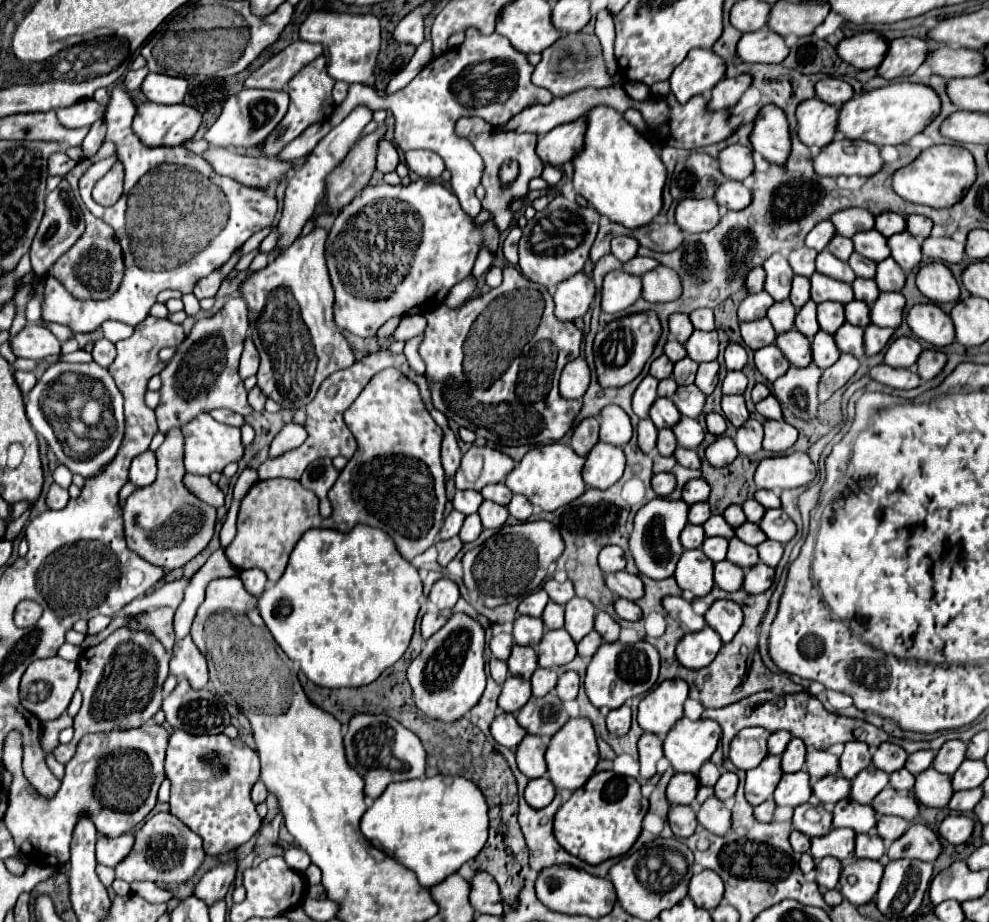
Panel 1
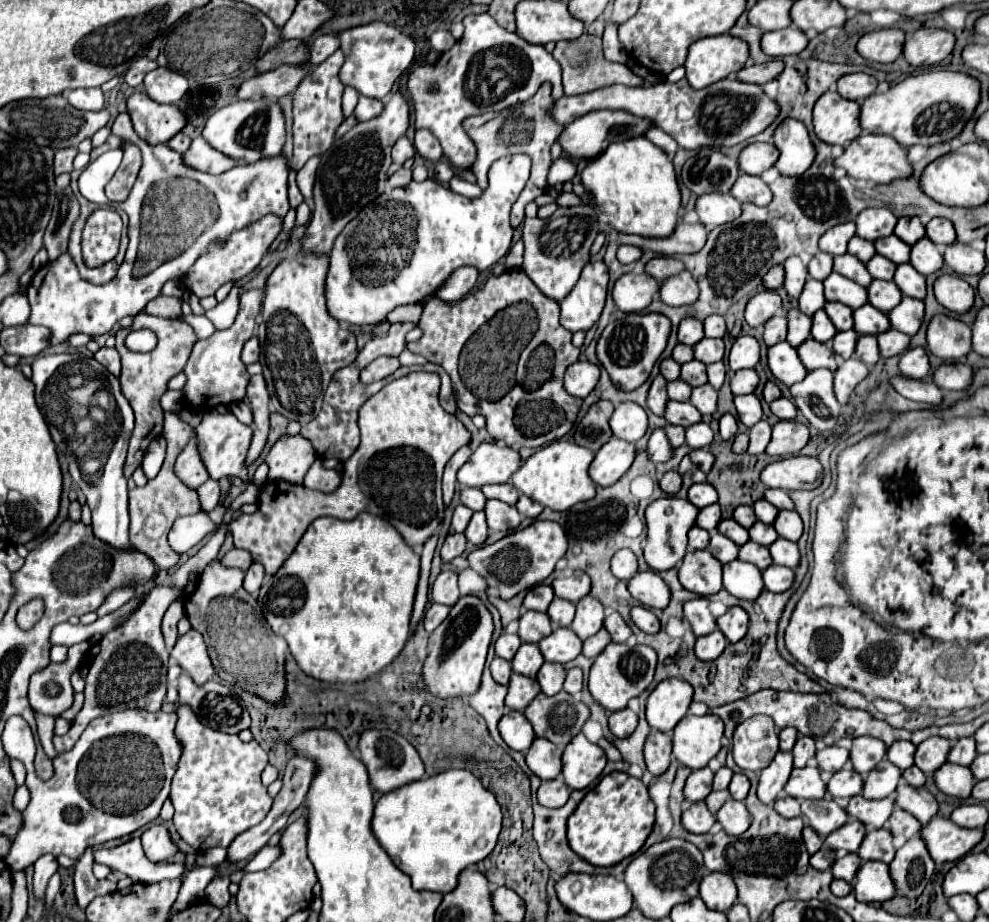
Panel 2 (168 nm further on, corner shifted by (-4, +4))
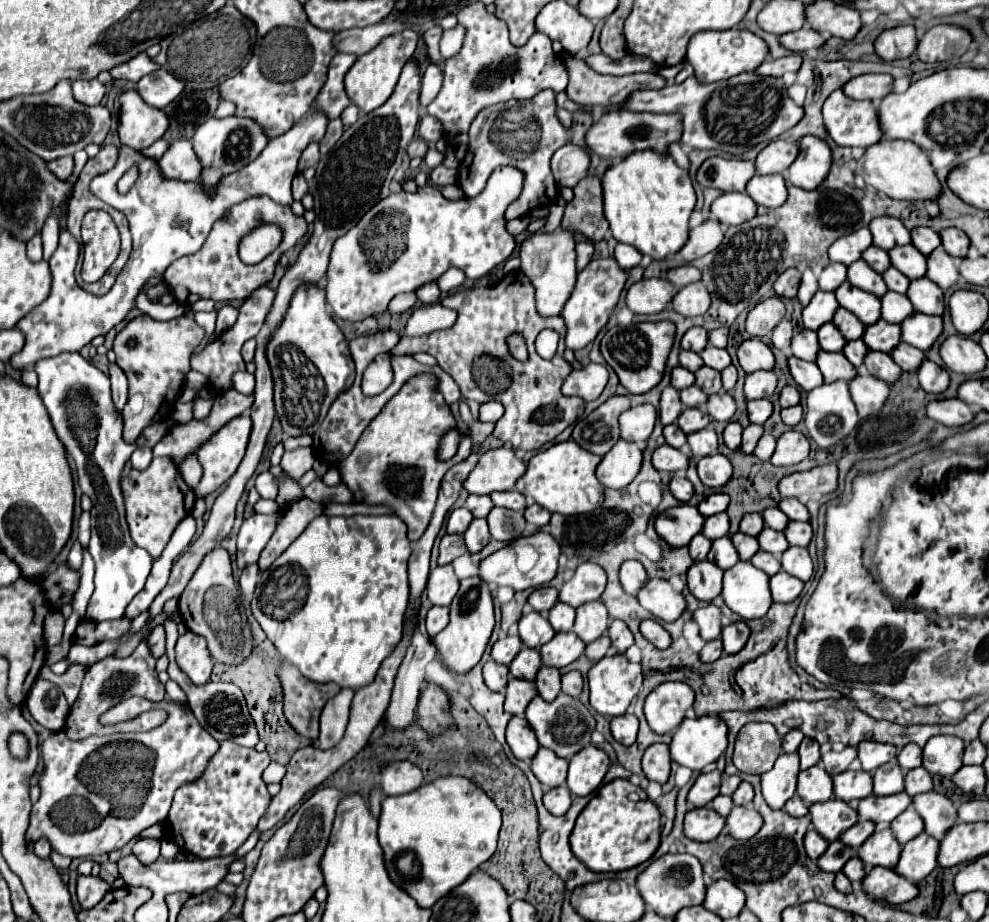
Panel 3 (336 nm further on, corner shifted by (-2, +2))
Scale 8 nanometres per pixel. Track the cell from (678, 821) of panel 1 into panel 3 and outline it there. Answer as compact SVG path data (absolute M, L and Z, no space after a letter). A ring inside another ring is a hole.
M708 806L694 808L684 818L684 834L696 842L710 842L722 832L724 824L726 824L726 818L722 818L712 808Z

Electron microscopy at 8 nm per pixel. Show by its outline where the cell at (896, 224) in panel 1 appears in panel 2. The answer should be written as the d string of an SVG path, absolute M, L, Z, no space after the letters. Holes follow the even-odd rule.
M912 216L912 218L898 218L896 222L896 230L894 234L908 242L908 244L914 244L916 240L920 240L924 236L924 224L920 222L918 216Z

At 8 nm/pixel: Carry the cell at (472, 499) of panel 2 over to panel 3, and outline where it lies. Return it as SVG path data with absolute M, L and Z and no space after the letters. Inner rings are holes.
M468 496L466 500L466 508L472 512L474 518L486 518L490 514L490 510L494 508L494 502L488 496Z

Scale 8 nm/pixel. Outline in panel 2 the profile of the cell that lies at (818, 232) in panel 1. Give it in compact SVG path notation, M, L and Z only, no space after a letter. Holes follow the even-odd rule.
M844 222L844 224L840 224L840 226L832 226L832 228L826 230L826 234L820 238L818 248L820 248L822 252L832 254L832 256L844 254L848 240L854 236L854 230L856 230L854 222Z

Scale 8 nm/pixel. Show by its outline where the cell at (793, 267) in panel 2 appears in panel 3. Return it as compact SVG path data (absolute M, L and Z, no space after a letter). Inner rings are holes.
M808 268L804 270L804 276L802 276L802 282L800 282L800 290L798 290L798 300L802 306L810 304L814 292L818 292L818 278L816 274Z

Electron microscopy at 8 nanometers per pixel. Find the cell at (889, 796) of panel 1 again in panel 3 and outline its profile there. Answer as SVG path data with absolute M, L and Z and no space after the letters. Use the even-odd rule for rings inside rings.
M934 790L914 796L912 806L924 820L924 832L934 836L936 840L942 840L942 836L958 822L958 812L952 800Z

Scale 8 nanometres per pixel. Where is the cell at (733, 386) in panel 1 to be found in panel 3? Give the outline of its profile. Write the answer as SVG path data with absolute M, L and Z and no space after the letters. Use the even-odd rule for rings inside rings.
M752 372L746 376L744 384L744 394L748 400L758 400L758 398L770 398L776 390L778 376L774 372Z

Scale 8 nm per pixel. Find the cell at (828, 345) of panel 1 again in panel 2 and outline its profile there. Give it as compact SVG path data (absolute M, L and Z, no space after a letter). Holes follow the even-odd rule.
M848 330L848 332L838 332L836 338L832 338L832 350L834 354L842 356L842 358L850 358L854 354L856 348L856 332Z

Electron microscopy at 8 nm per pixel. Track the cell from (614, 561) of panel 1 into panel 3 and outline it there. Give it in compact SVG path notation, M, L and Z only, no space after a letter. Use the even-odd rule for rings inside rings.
M628 560L620 568L620 582L626 594L638 594L642 584L646 584L648 576L644 566L638 560Z

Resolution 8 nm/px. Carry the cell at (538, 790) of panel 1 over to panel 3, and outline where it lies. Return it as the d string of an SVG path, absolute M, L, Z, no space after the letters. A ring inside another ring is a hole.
M562 784L558 788L552 788L552 790L548 790L544 794L544 806L554 816L566 814L568 808L570 808L570 804L572 804L572 794L570 794L570 790L568 790L566 784Z

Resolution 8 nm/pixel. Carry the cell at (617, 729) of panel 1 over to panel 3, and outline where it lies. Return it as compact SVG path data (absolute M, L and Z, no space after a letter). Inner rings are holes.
M624 714L624 716L616 716L610 720L610 730L614 740L618 740L624 746L634 744L636 740L636 732L638 732L638 718L634 714Z

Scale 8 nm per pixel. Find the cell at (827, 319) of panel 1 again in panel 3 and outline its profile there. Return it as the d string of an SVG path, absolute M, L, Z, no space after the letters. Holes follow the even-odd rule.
M840 308L840 310L836 312L834 324L836 324L836 328L842 332L842 336L844 336L846 340L858 340L858 338L862 338L862 332L864 332L864 328L866 328L852 312L846 312L844 308Z

